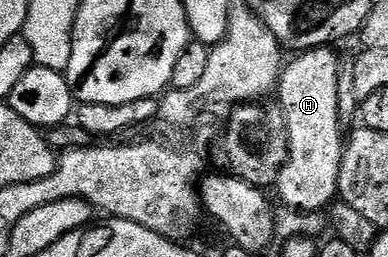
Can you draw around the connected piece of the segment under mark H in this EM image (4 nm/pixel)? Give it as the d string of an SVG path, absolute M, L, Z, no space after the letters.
M320 47L318 49L309 49L300 52L298 55L286 62L283 66L283 72L279 74L279 84L277 86L277 104L283 108L283 114L285 115L285 123L287 124L287 162L281 167L279 172L279 178L275 180L274 188L279 189L279 197L284 201L286 208L291 211L298 211L300 213L319 213L323 211L323 208L330 203L331 200L336 200L339 191L339 176L341 175L341 159L343 158L343 150L345 148L345 129L341 124L341 118L339 115L339 70L341 68L341 62L339 57L334 53L334 48Z

